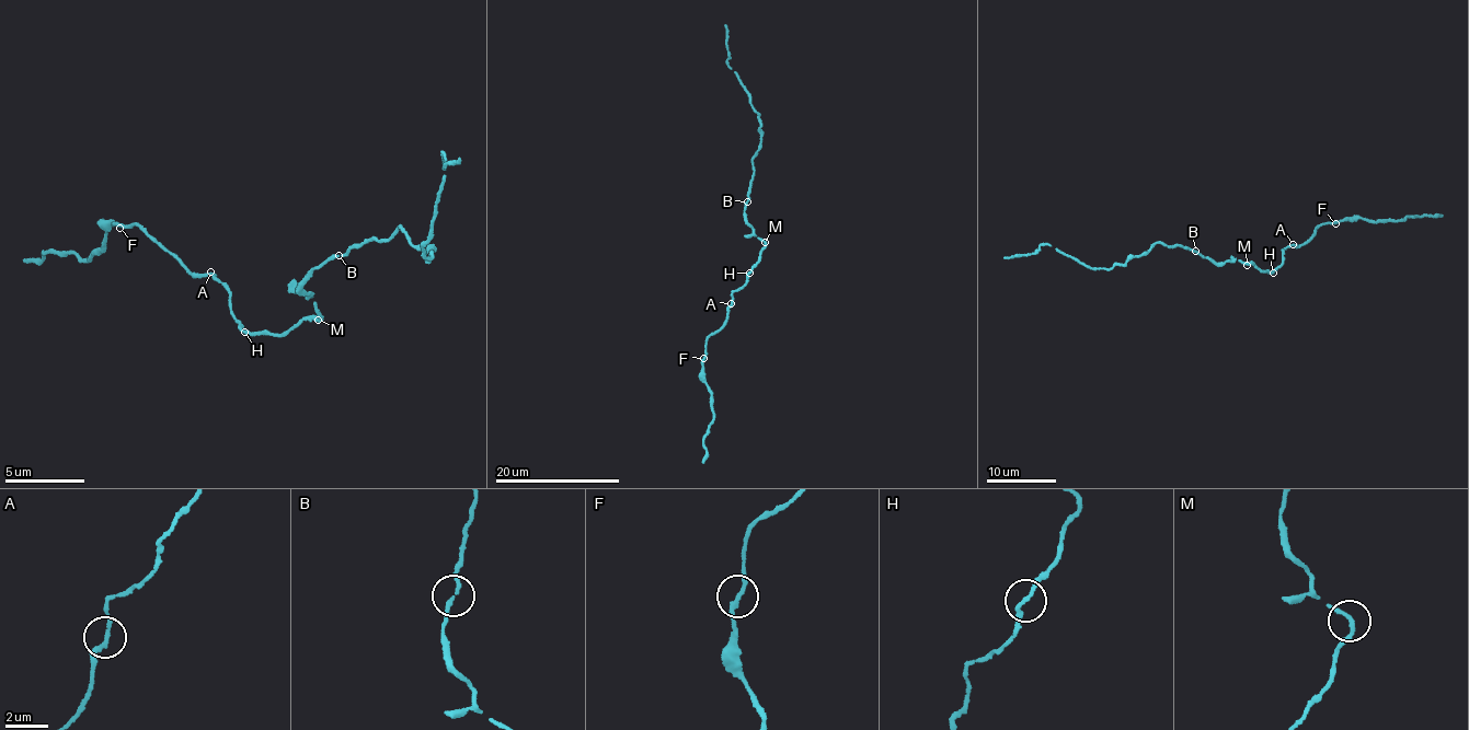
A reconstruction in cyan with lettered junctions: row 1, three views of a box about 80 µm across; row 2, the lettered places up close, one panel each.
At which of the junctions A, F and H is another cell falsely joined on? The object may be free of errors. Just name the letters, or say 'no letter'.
no letter

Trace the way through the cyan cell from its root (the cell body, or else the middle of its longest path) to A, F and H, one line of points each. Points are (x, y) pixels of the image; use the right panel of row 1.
A: (1246, 263), (1272, 273), (1282, 263), (1282, 252), (1293, 244)
F: (1246, 263), (1272, 273), (1282, 263), (1282, 252), (1288, 246), (1300, 246), (1320, 226), (1335, 223)
H: (1246, 263), (1273, 273)

